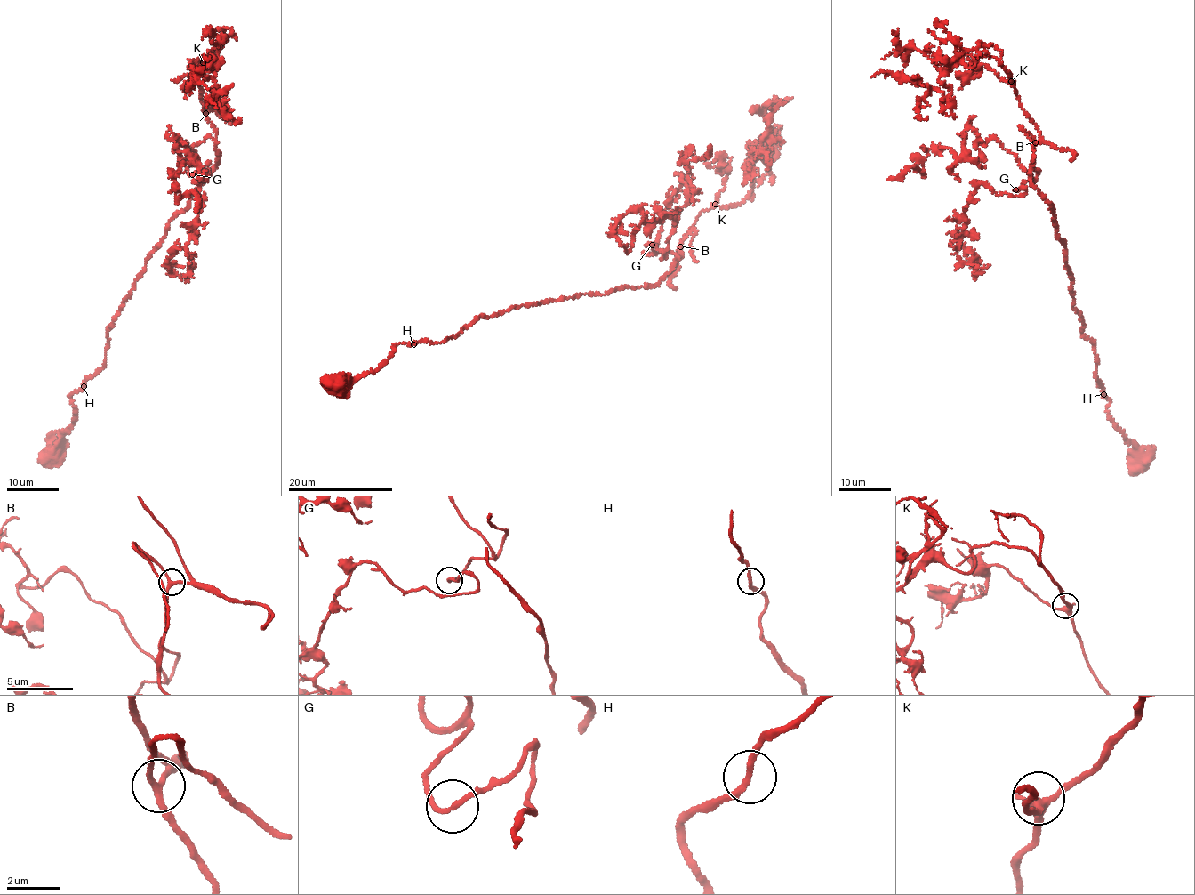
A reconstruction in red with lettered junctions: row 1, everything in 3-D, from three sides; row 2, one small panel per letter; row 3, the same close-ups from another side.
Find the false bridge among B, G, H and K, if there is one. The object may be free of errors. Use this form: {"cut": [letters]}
{"cut": []}

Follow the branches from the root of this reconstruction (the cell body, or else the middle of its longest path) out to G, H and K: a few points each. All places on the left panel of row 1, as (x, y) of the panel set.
G: (51, 455), (148, 256), (217, 163), (210, 136), (186, 153), (192, 173)
H: (51, 455), (60, 445), (60, 435), (75, 417), (70, 396), (84, 386)
K: (51, 455), (75, 417), (70, 396), (105, 364), (108, 328), (148, 256), (217, 163), (203, 62)

